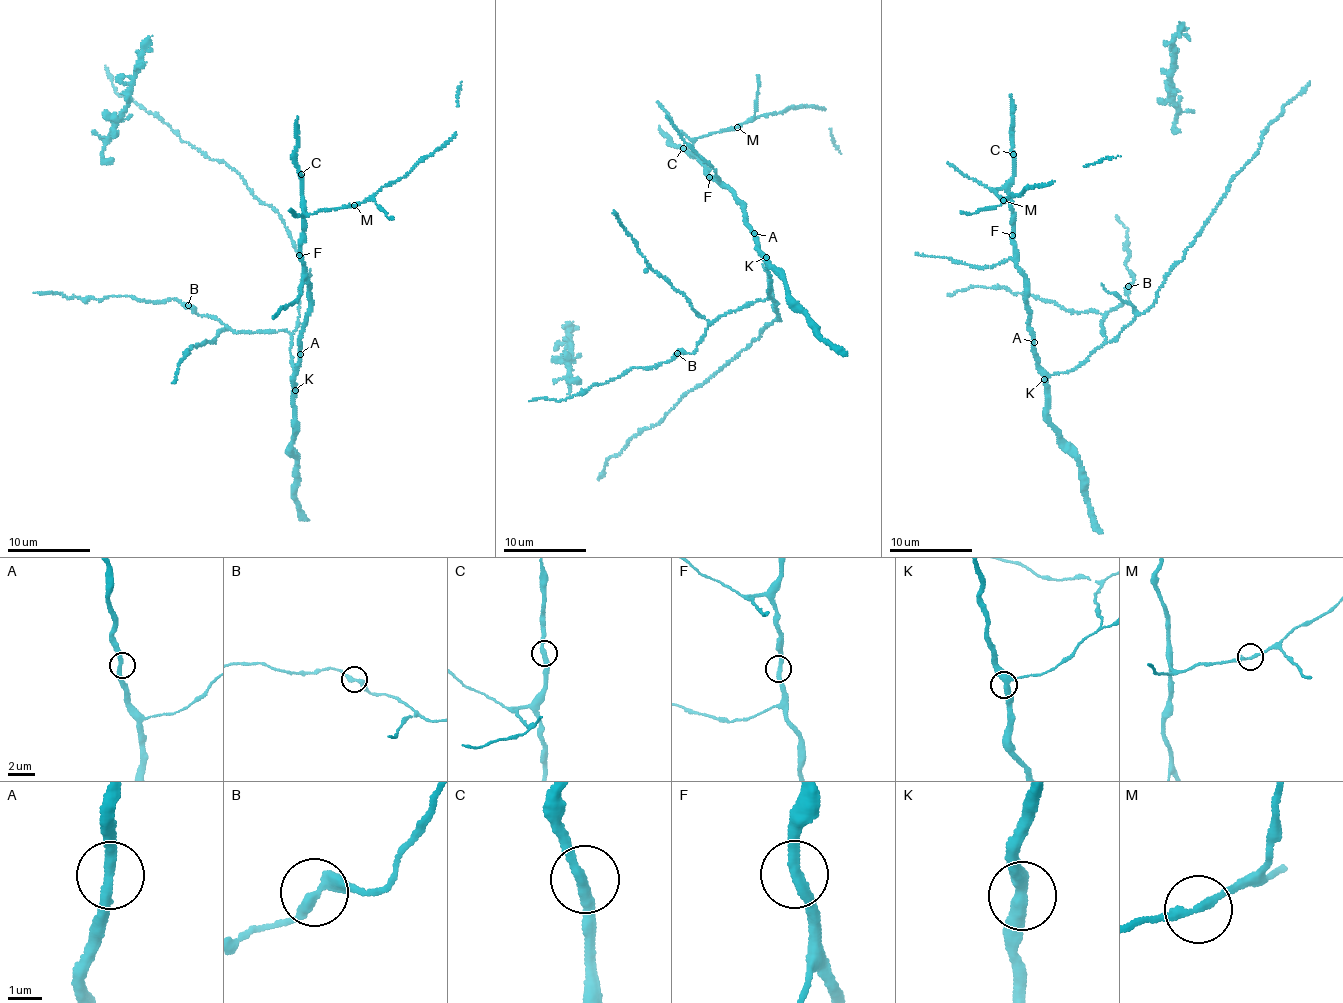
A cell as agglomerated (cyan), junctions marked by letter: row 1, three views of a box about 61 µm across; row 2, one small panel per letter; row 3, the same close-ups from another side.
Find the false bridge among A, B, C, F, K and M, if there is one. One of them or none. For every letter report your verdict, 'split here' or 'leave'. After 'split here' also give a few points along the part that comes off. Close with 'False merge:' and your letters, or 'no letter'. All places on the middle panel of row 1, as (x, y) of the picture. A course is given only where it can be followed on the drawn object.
A: leave
B: leave
C: leave
F: leave
K: leave
M: leave
False merge: no letter

